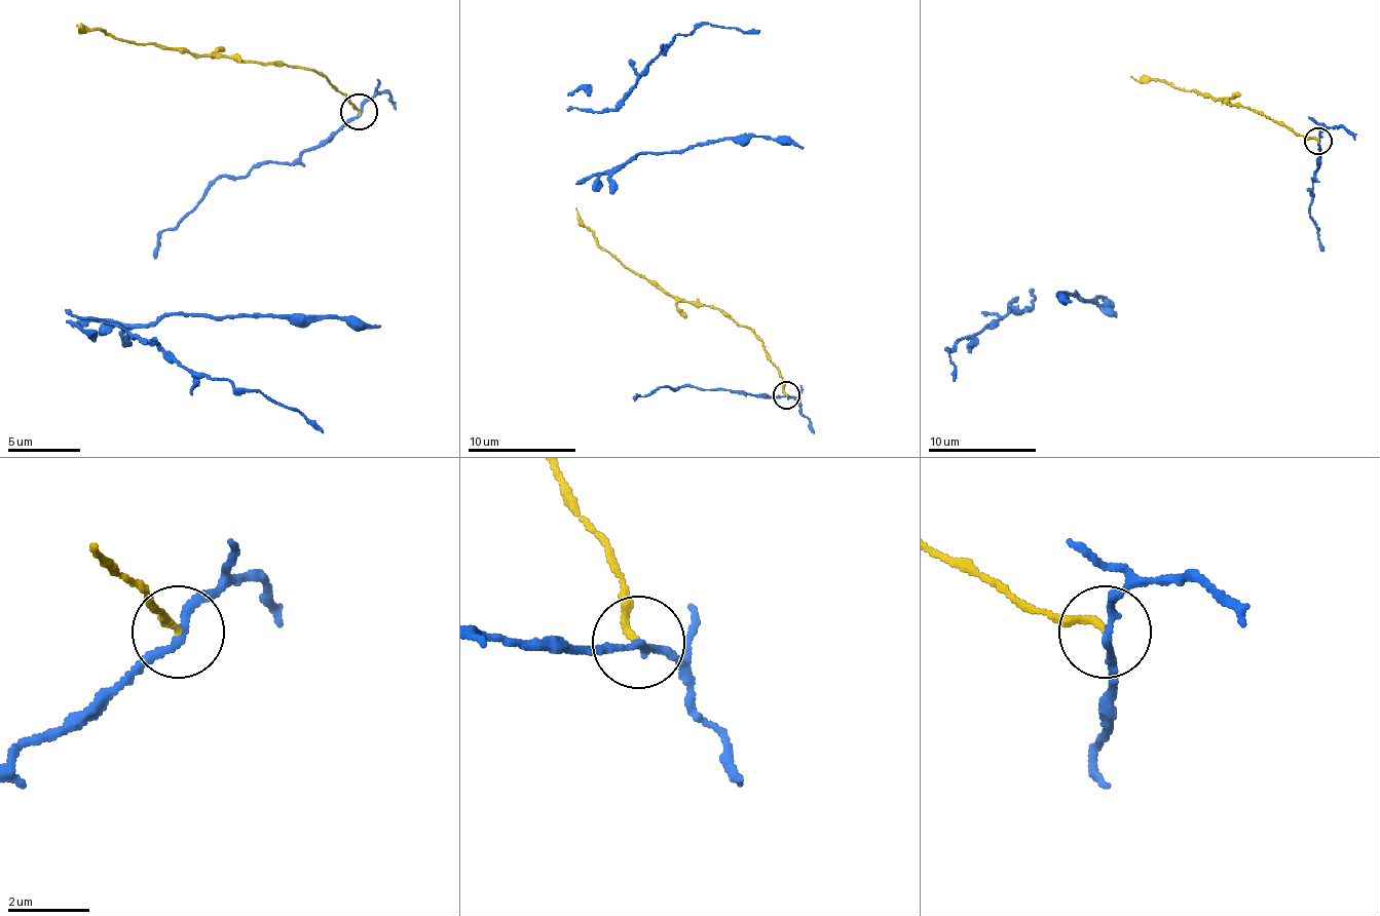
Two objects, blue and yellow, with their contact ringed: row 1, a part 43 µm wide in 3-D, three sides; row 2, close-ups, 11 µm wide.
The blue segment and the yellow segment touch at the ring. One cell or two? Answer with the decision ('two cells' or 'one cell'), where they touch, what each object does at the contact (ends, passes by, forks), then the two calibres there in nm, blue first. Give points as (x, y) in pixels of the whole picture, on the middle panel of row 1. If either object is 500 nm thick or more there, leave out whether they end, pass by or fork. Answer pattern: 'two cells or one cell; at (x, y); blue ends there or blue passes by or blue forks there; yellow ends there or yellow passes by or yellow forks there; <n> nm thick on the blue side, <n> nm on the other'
two cells; at (786, 395); blue passes by; yellow ends there; 180 nm thick on the blue side, 160 nm on the other

